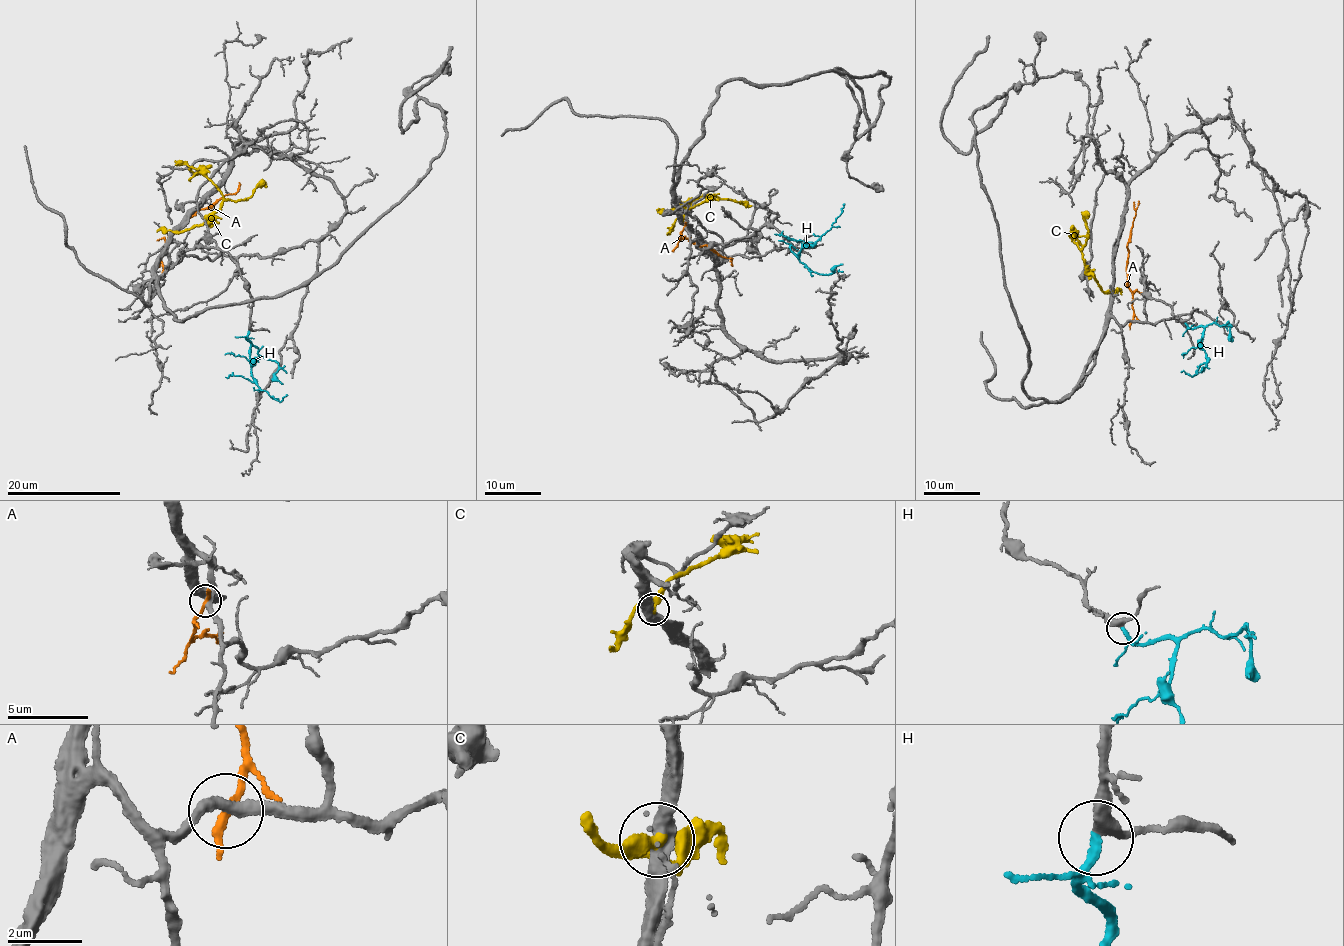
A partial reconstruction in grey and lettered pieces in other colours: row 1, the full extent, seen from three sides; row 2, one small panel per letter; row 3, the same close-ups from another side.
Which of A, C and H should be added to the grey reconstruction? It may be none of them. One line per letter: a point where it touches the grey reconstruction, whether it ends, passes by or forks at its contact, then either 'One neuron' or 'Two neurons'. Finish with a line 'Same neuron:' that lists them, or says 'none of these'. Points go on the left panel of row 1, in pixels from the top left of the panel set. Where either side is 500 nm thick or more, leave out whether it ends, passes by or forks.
A: Touches grey at (163, 266). It passes by. Two neurons
C: Touches grey at (174, 232). Two neurons
H: Touches grey at (249, 331). It passes by. One neuron
Same neuron: H

